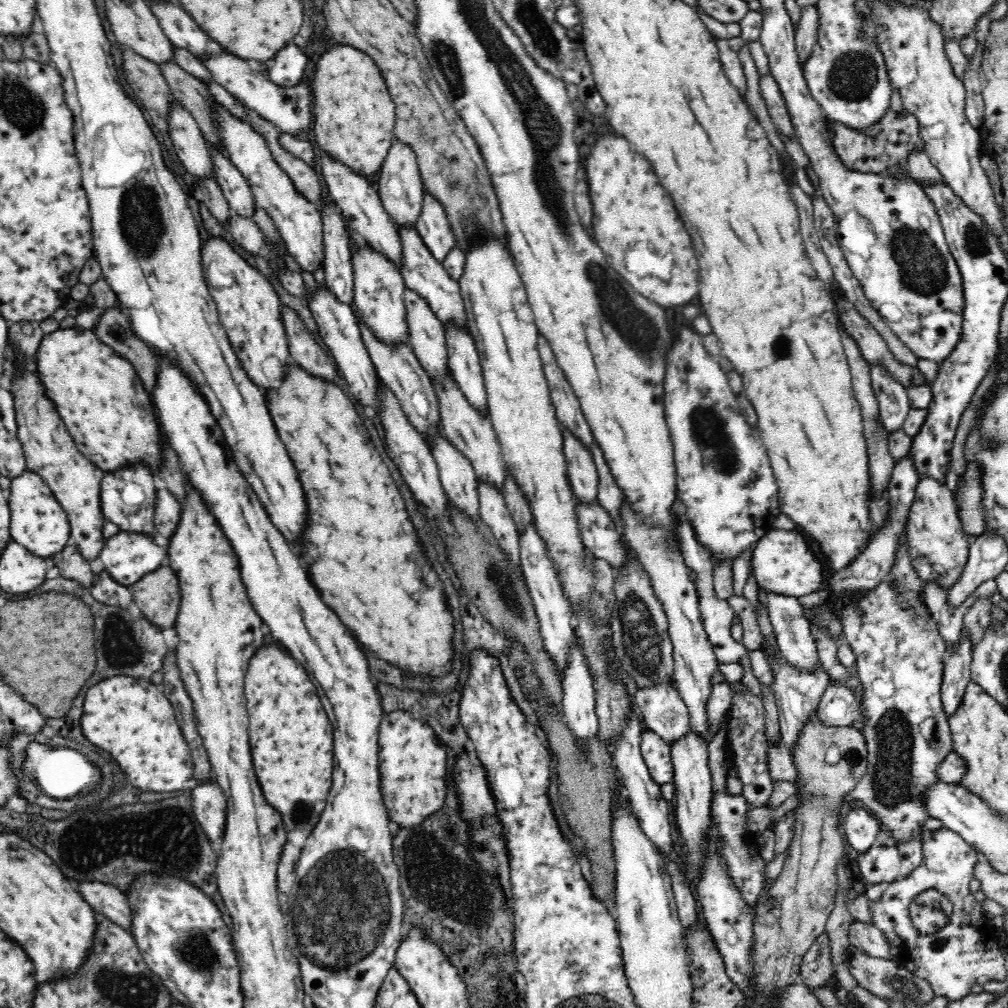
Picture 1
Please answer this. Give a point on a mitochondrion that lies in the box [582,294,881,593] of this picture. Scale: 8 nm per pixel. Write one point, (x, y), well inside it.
(709, 430)

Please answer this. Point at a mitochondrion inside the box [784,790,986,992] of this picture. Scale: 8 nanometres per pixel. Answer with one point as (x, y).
(930, 911)

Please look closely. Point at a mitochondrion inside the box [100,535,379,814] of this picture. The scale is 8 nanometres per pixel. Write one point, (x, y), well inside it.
(123, 649)

